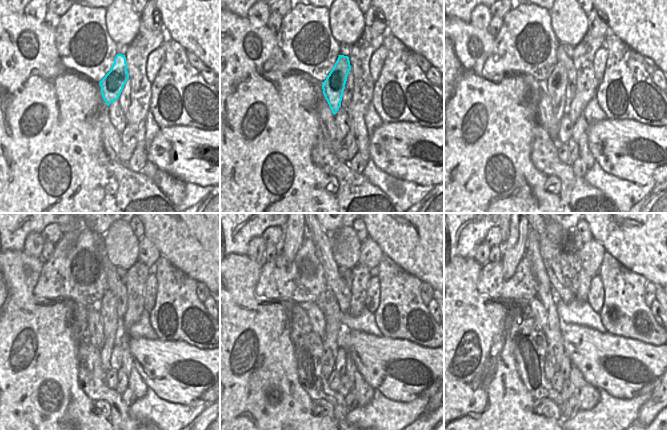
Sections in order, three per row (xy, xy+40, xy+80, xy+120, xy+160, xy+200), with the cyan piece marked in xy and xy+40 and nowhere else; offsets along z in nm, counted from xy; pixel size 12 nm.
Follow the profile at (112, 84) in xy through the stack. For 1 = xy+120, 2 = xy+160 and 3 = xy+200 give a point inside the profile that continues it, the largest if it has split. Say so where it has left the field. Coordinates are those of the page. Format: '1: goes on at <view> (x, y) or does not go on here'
1: goes on at xy+120 (108, 306)
2: goes on at xy+160 (331, 310)
3: goes on at xy+200 (554, 353)

